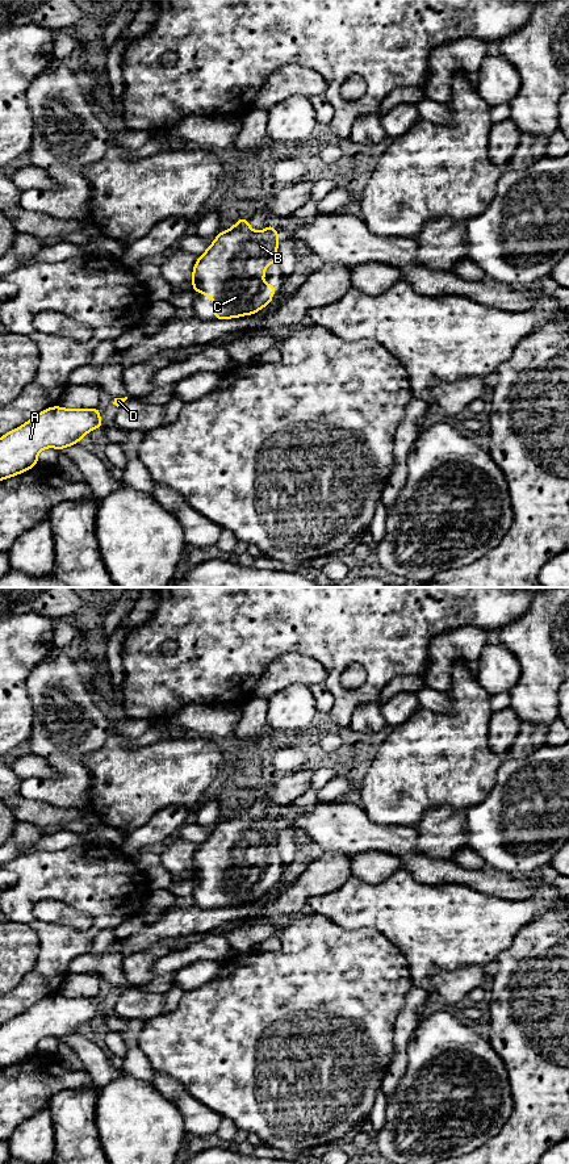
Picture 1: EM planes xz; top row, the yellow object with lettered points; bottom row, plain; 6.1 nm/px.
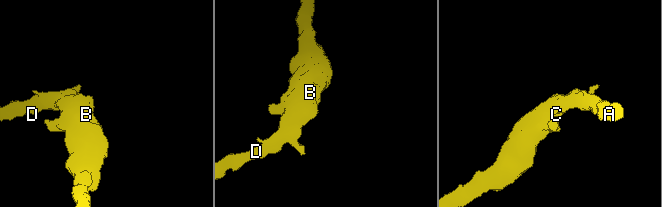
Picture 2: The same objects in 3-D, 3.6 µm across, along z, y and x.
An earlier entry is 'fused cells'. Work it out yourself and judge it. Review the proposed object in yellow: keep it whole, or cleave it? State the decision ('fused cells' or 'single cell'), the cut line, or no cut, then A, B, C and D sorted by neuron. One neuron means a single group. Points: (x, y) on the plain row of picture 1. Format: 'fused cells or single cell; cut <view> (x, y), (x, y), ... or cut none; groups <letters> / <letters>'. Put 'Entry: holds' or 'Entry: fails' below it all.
single cell; cut none; groups A B C D
Entry: fails

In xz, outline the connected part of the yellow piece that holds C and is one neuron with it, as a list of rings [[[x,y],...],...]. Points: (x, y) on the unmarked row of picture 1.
[[[247,807],[239,809],[229,818],[218,822],[209,837],[200,843],[193,854],[192,878],[205,882],[214,888],[214,908],[230,908],[255,903],[272,891],[276,875],[262,871],[265,855],[277,851],[277,834],[280,824],[272,811],[263,820],[254,820]]]

